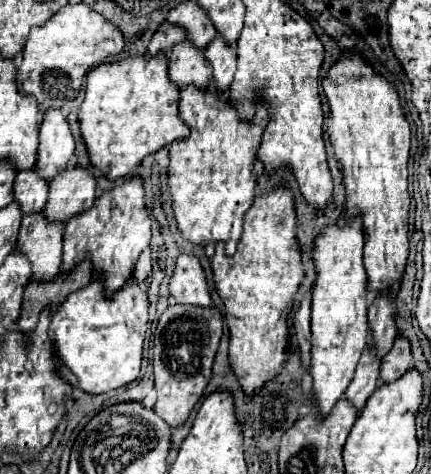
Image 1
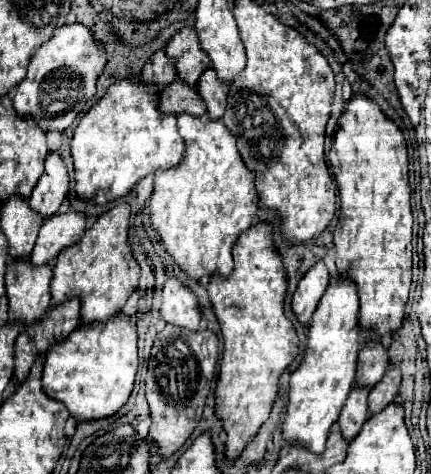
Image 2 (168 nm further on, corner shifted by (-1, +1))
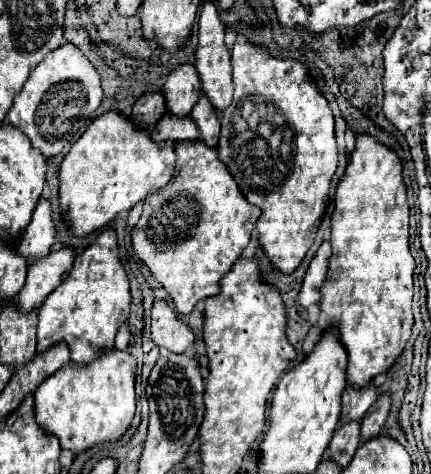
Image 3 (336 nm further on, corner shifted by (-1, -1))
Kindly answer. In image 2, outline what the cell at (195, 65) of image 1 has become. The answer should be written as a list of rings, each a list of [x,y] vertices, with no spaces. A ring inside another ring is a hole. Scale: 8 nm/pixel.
[[[174,80],[174,86],[170,86],[170,90],[166,90],[166,94],[160,94],[160,112],[162,114],[190,114],[190,116],[204,116],[206,114],[206,106],[202,104],[202,98],[198,98],[196,88],[190,86],[182,86],[182,82]]]

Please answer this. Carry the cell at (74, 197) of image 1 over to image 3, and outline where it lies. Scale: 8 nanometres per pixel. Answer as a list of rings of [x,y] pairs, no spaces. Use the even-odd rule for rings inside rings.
[[[60,246],[58,250],[50,250],[44,258],[36,258],[28,266],[28,278],[26,278],[22,292],[18,292],[16,296],[18,306],[26,312],[30,308],[40,308],[44,298],[56,286],[60,286],[62,280],[72,270],[74,256],[76,256],[74,248]]]

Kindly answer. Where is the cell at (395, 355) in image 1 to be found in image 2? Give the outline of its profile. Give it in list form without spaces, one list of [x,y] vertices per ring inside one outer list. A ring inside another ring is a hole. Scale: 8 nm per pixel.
[[[390,366],[386,370],[382,382],[378,382],[378,386],[374,386],[374,390],[370,390],[370,396],[368,396],[370,416],[382,412],[388,404],[394,402],[394,398],[398,394],[398,386],[400,386],[400,368]]]

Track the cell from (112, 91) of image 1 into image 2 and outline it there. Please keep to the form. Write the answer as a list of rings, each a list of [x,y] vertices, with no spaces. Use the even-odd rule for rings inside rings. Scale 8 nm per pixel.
[[[116,82],[108,88],[106,96],[96,102],[90,112],[84,114],[78,128],[74,130],[70,154],[74,160],[74,180],[76,196],[90,204],[108,204],[116,198],[126,196],[138,180],[146,178],[156,170],[168,170],[182,160],[184,142],[176,128],[176,118],[158,118],[158,98],[150,90],[142,90],[140,82]]]

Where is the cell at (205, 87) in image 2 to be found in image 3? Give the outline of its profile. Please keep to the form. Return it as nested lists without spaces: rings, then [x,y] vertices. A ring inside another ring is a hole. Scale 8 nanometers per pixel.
[[[200,96],[198,104],[192,108],[190,116],[196,120],[196,124],[200,128],[200,138],[206,144],[216,146],[218,136],[220,136],[220,112],[214,112],[214,108],[210,108],[210,102],[206,100],[206,96]]]

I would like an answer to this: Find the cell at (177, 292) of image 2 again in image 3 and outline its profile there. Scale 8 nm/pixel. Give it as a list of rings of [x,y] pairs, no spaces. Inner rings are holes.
[[[156,300],[152,308],[152,340],[170,352],[188,352],[194,344],[194,332],[170,308],[168,300]]]

